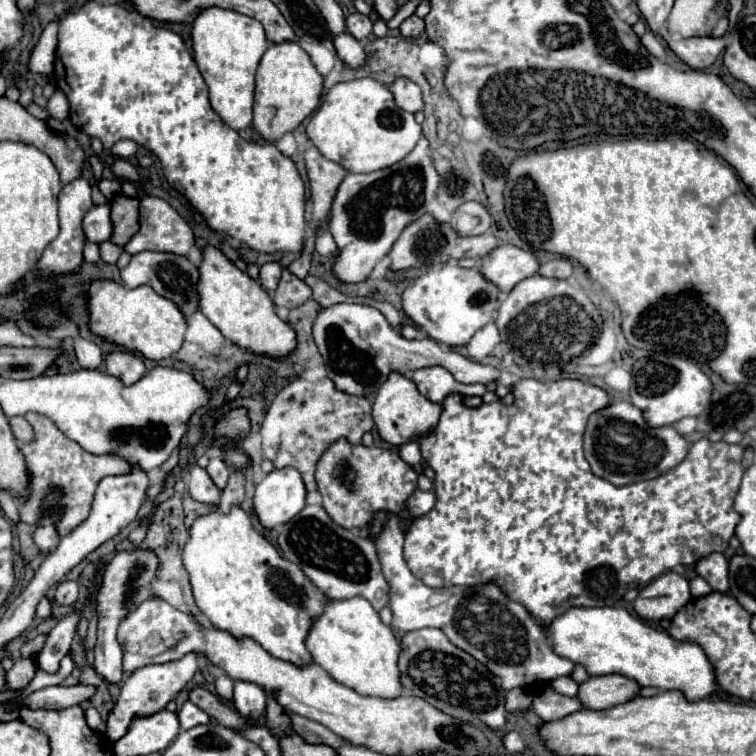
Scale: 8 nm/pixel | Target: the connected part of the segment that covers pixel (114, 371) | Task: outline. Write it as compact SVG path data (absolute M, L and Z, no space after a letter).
M111 351L105 355L105 367L109 375L119 377L125 385L137 383L137 379L141 379L141 375L145 375L145 363L129 353L129 351Z

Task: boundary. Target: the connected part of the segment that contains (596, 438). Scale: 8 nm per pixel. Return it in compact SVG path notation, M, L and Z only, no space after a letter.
M617 401L589 417L583 447L591 471L601 479L611 481L613 485L629 485L645 479L655 479L677 467L689 451L685 437L679 435L671 425L657 429L649 427L643 421L641 411L627 401Z

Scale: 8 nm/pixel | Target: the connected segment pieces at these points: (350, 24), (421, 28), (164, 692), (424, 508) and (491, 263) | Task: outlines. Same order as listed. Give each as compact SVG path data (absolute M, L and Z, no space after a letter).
M353 13L345 19L345 25L347 25L347 31L355 37L355 39L365 39L371 35L371 27L373 27L373 21L361 13Z
M409 17L399 25L399 31L401 31L403 37L417 39L417 37L421 37L425 33L425 21L421 17Z
M189 653L179 661L171 661L171 663L163 663L163 665L145 665L145 667L137 669L135 673L131 673L121 687L121 695L119 695L113 711L107 717L107 731L105 731L107 739L111 743L121 739L129 731L129 723L135 717L149 717L149 715L163 711L167 707L167 703L173 701L179 695L179 691L191 681L195 671L197 671L197 655Z
M417 489L407 501L407 507L413 517L421 517L421 515L429 513L433 509L433 505L435 505L435 495L431 491L421 491L421 489Z
M499 245L495 251L483 257L481 273L495 283L501 291L509 293L519 281L537 275L539 261L531 251L523 251L515 245Z

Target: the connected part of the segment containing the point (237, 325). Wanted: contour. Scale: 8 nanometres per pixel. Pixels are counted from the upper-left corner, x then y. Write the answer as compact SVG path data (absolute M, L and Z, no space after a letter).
M207 245L203 249L203 261L199 265L199 271L201 271L201 279L197 281L197 293L201 295L199 299L199 311L233 343L241 345L243 349L247 351L253 351L253 353L263 353L263 355L269 355L269 357L281 357L281 355L287 355L289 351L295 349L297 341L295 341L295 331L289 327L289 323L281 321L275 311L273 311L273 301L269 299L267 291L259 285L259 281L251 279L245 271L237 269L217 247L211 247Z

